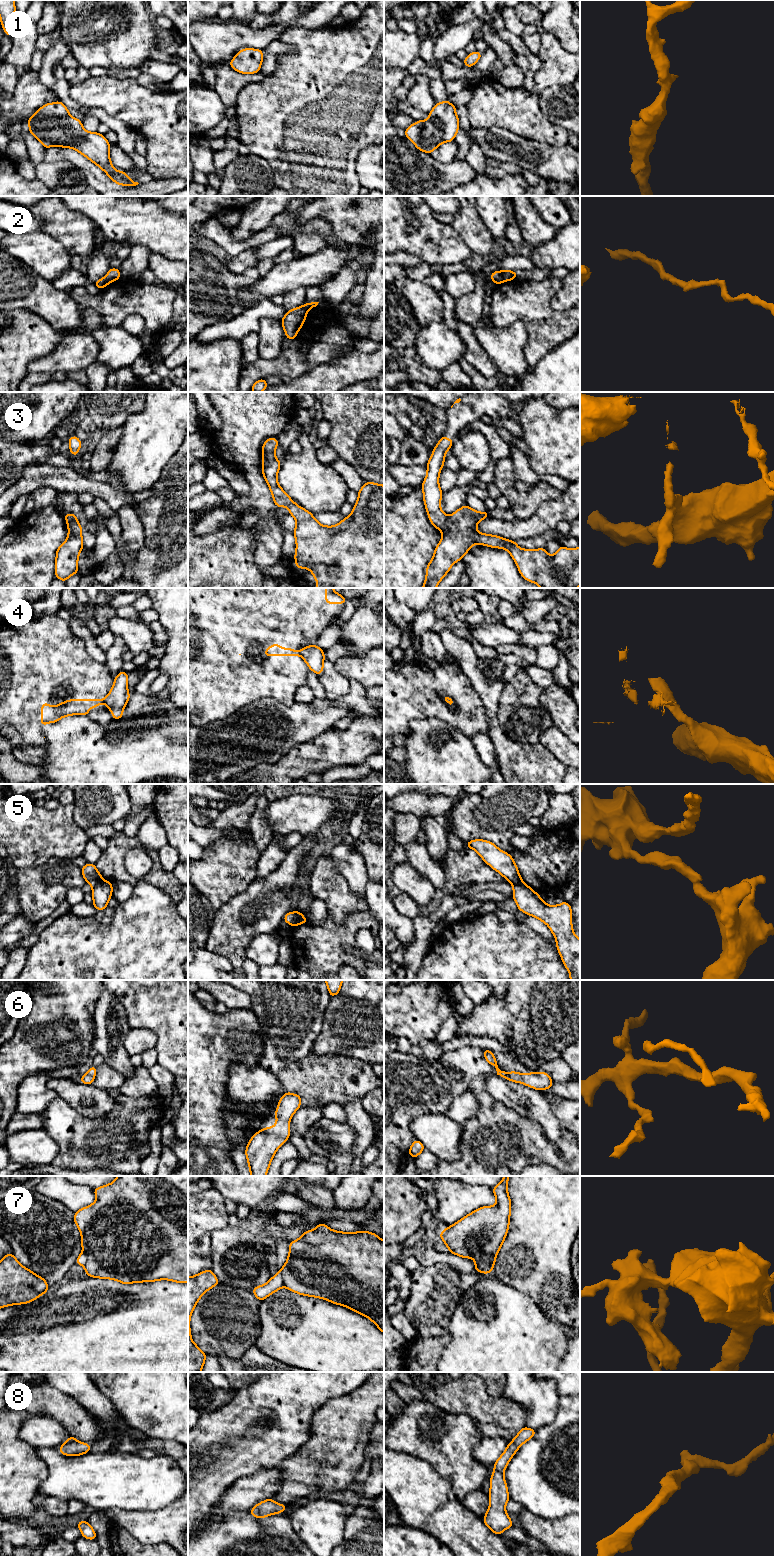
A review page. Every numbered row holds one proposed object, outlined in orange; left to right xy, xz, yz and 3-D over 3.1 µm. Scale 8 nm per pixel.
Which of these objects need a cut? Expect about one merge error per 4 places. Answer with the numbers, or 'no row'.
2, 3, 4, 5, 7

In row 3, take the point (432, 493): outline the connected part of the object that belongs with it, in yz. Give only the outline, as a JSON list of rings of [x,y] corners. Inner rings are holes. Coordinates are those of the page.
[[[444,435],[441,436],[426,465],[427,475],[422,483],[423,501],[428,518],[432,525],[439,530],[448,519],[448,516],[440,507],[443,492],[439,487],[439,474],[444,467],[445,455],[454,441],[455,439],[447,439]]]

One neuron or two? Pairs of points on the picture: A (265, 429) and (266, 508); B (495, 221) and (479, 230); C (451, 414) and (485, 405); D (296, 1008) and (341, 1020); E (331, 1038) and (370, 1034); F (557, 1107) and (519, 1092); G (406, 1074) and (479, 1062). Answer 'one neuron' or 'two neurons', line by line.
A: one neuron
B: two neurons
C: one neuron
D: two neurons
E: one neuron
F: two neurons
G: one neuron

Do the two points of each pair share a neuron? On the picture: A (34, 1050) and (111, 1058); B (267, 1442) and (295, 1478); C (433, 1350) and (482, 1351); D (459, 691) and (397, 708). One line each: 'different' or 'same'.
A: different
B: different
C: different
D: same

